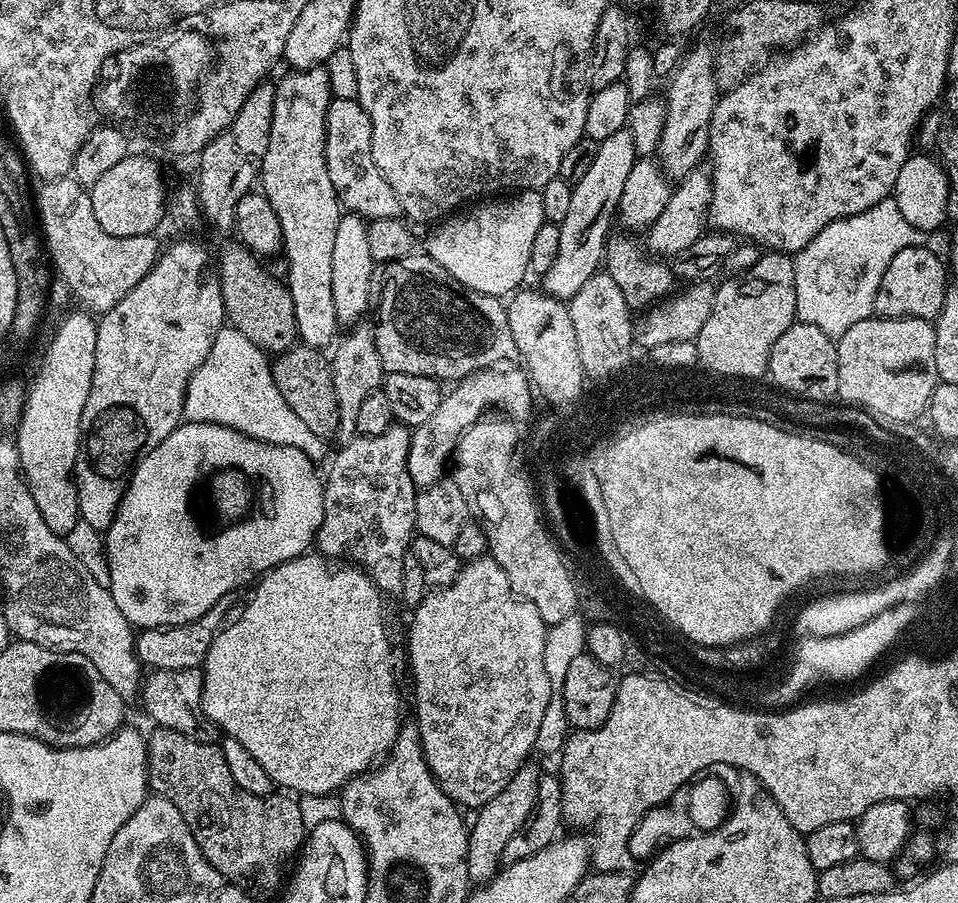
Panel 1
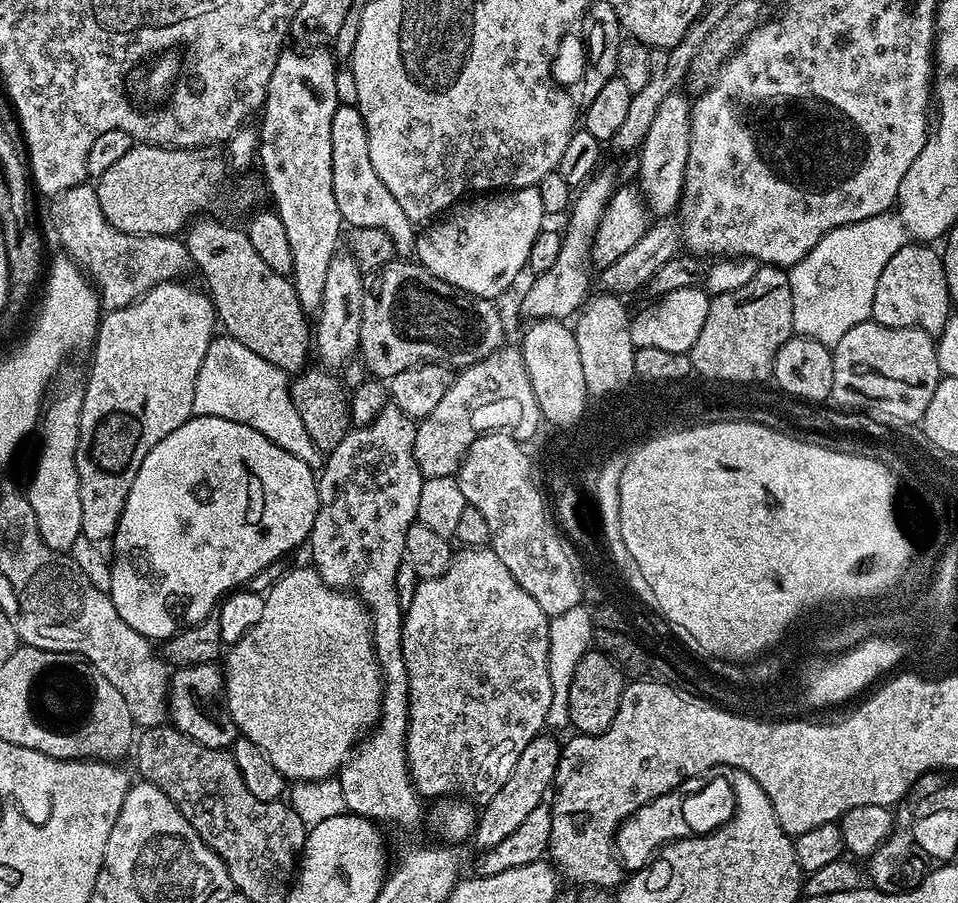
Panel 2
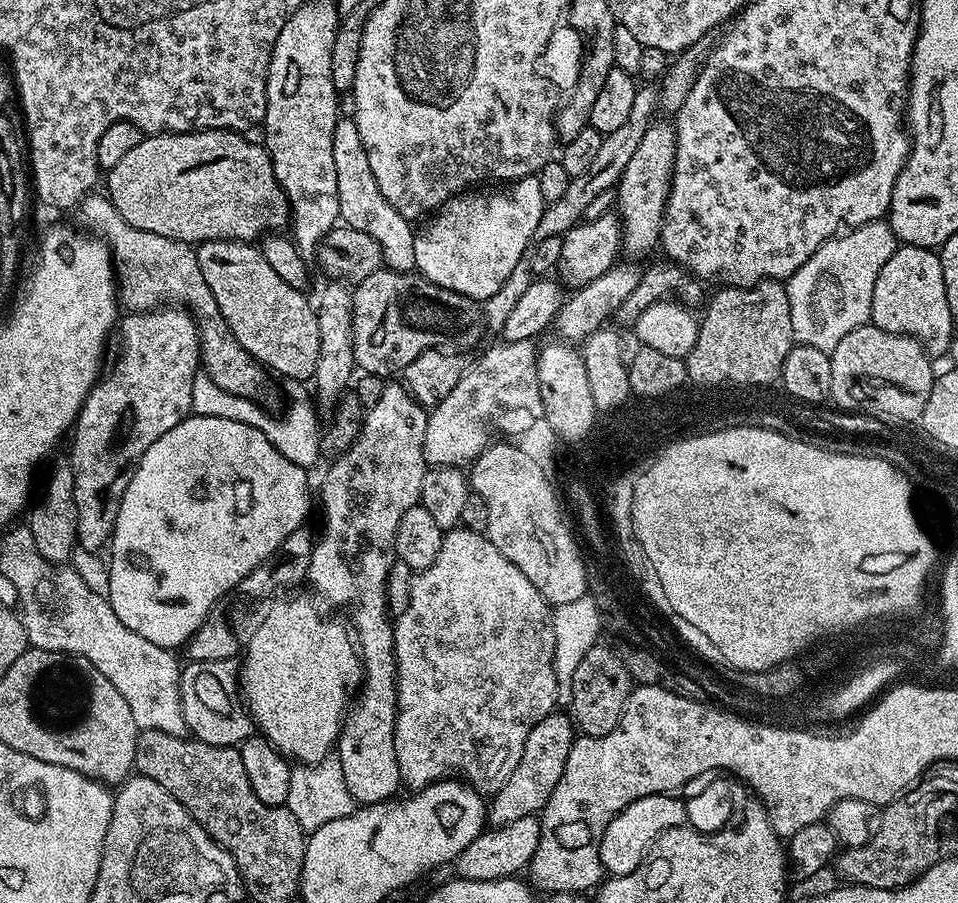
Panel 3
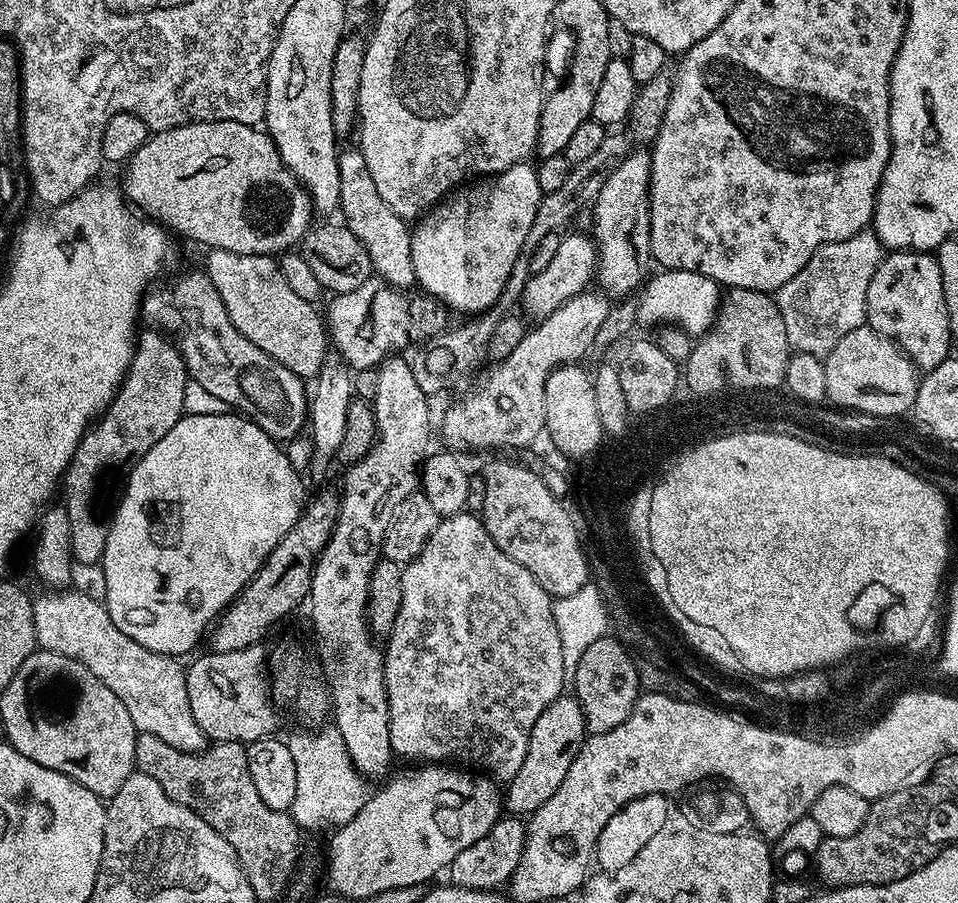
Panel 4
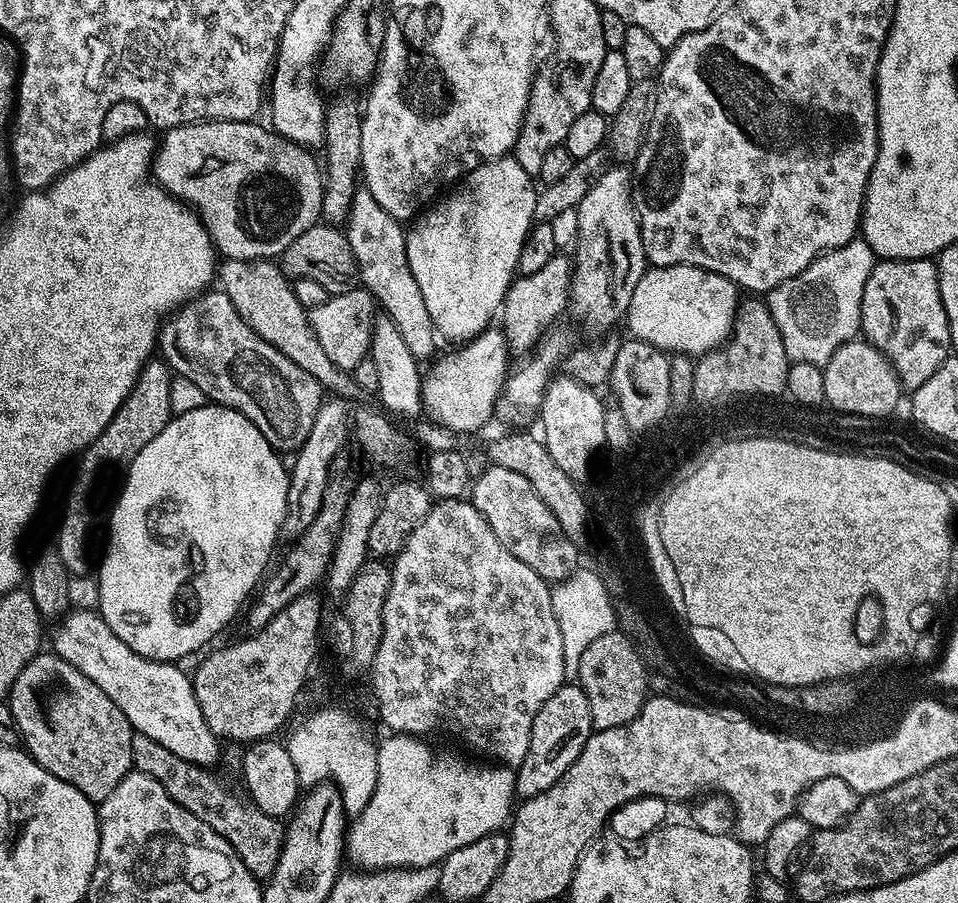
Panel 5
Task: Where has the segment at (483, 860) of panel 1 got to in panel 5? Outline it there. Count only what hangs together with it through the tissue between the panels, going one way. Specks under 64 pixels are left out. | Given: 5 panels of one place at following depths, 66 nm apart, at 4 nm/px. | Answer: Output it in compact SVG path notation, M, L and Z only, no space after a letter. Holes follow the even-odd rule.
M566 682L546 702L542 702L542 710L534 714L534 726L530 726L530 746L526 750L526 758L521 762L516 774L516 796L521 801L534 798L550 786L554 786L570 770L572 763L582 754L594 729L590 718L590 702L586 702L586 694L579 683Z

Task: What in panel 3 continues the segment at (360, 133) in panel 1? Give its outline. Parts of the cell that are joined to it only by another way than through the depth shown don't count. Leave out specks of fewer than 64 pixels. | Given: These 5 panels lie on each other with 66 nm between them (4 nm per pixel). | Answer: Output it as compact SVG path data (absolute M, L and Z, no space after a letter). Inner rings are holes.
M337 119L334 126L334 170L338 170L338 202L340 203L340 220L354 230L362 230L362 234L370 234L384 255L384 264L396 272L412 272L414 262L413 221L406 219L390 202L386 202L382 190L378 190L378 182L374 178L374 170L370 170L370 158L366 158L366 146L362 142L362 134L358 132L355 119Z

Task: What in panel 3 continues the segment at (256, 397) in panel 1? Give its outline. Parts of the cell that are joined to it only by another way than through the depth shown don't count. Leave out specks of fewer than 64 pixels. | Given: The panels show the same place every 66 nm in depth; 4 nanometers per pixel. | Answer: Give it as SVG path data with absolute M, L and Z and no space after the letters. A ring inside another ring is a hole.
M197 374L194 378L194 394L192 395L192 410L198 416L217 416L218 418L230 418L234 422L246 422L250 426L254 426L258 430L262 430L262 434L266 434L266 438L270 438L270 442L282 454L286 454L286 458L290 458L290 462L294 462L298 466L302 466L305 470L312 470L319 460L322 460L320 451L320 438L322 435L321 425L316 425L316 412L312 409L313 401L307 400L310 392L307 387L296 386L292 392L292 405L288 408L288 413L281 420L275 420L272 416L267 416L262 409L256 405L255 399L247 396L239 396L238 394L230 394L226 390L222 390L222 386L218 386L209 377L203 374Z

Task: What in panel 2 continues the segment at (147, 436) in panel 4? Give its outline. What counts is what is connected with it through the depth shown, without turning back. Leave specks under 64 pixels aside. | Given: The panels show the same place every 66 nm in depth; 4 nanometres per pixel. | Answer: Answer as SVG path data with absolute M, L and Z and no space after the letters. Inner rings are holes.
M176 280L156 284L130 306L113 312L105 311L96 325L96 338L90 349L92 373L83 381L84 397L80 415L80 433L76 465L82 494L82 530L80 535L97 542L111 541L122 518L130 486L138 474L138 466L178 426L192 419L194 413L194 382L206 358L214 333L218 328L216 308L207 291L191 288Z

